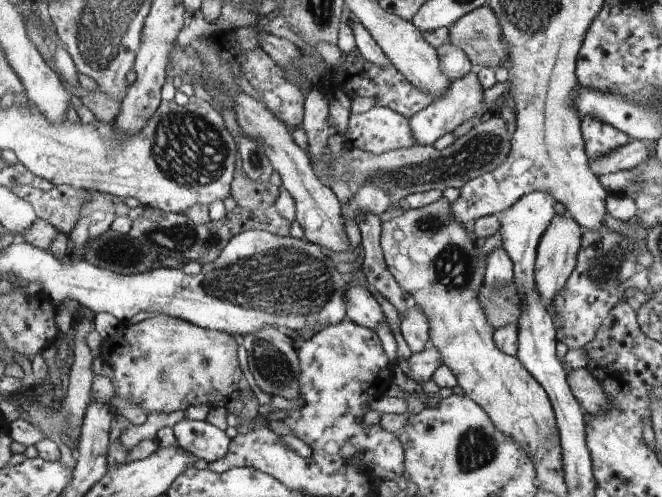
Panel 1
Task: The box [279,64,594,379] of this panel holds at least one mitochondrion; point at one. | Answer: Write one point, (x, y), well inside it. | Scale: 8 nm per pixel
(482, 149)

